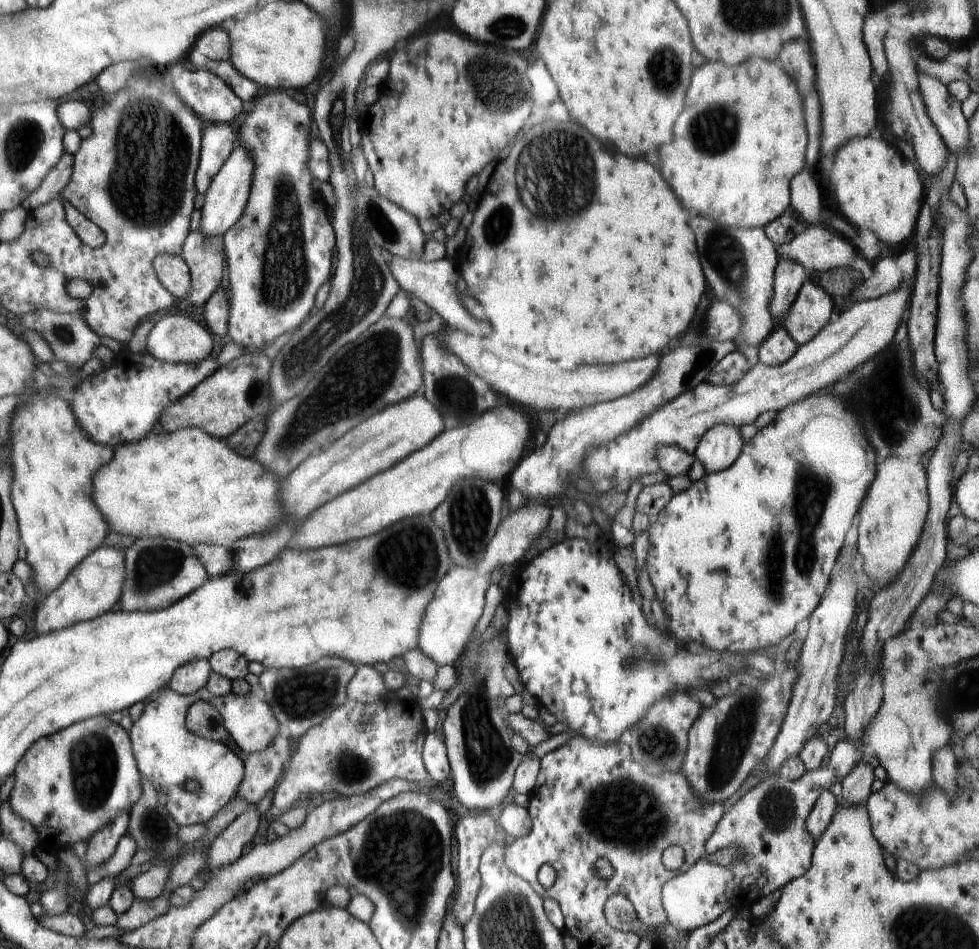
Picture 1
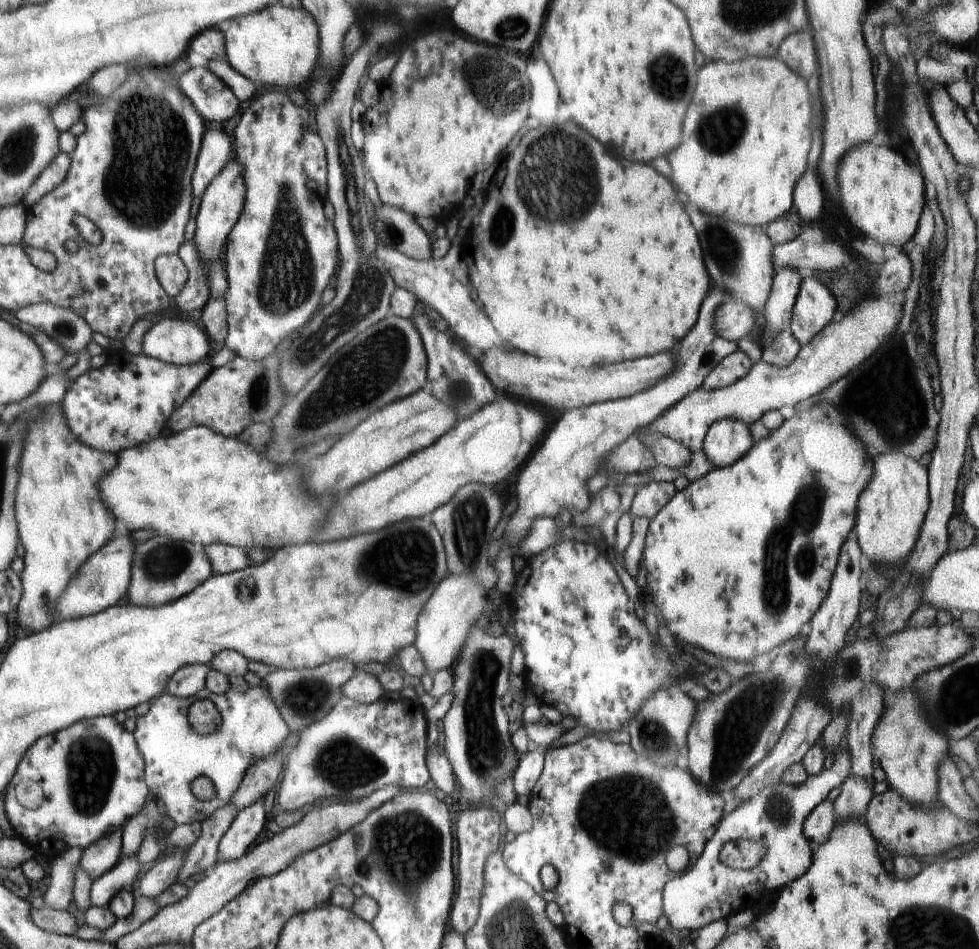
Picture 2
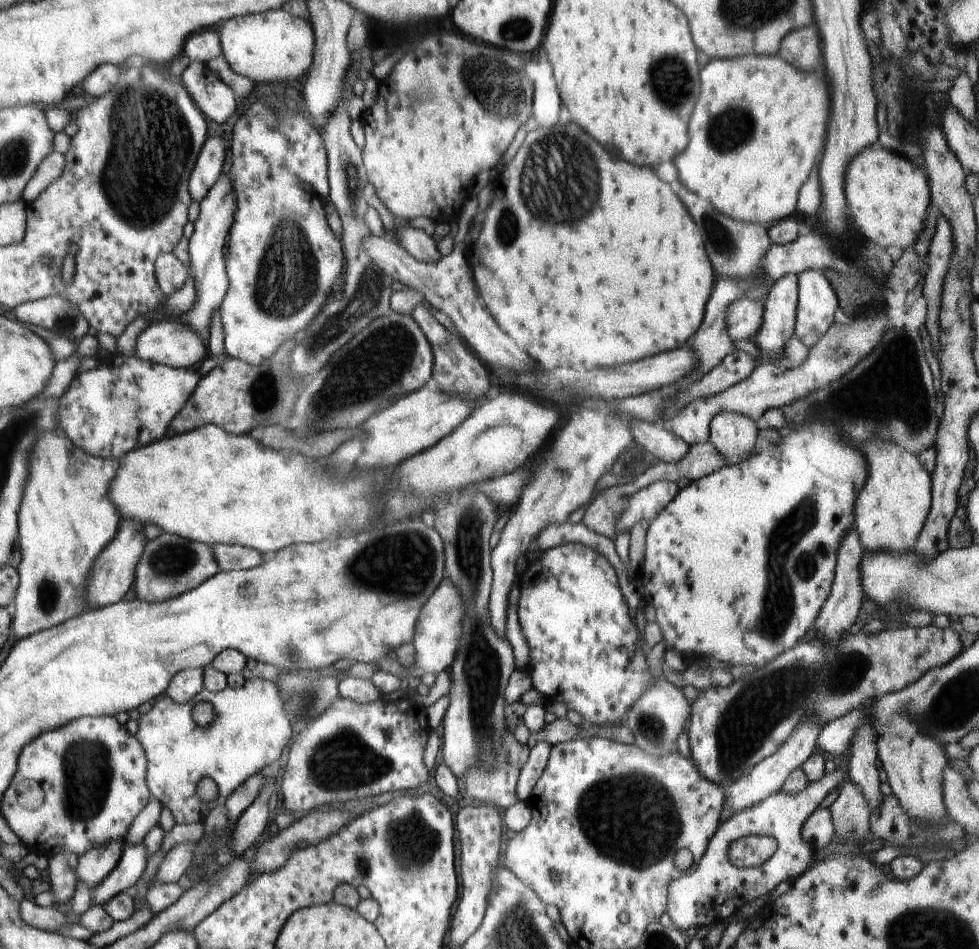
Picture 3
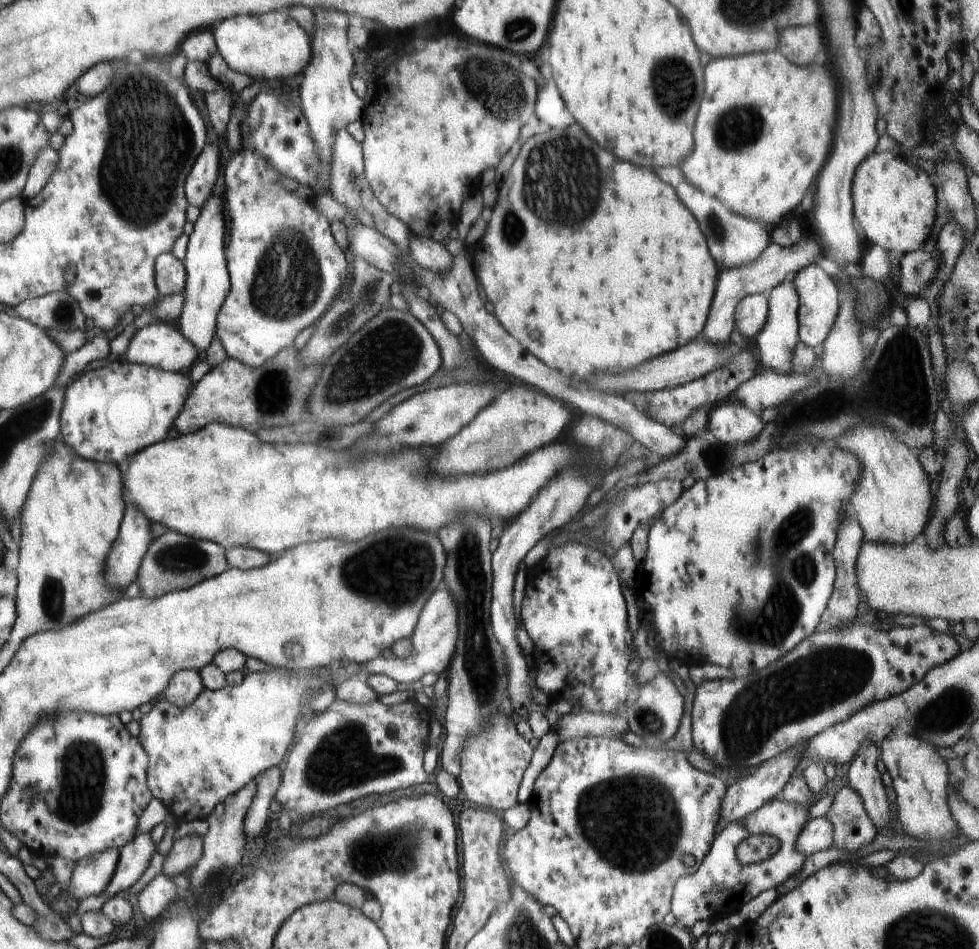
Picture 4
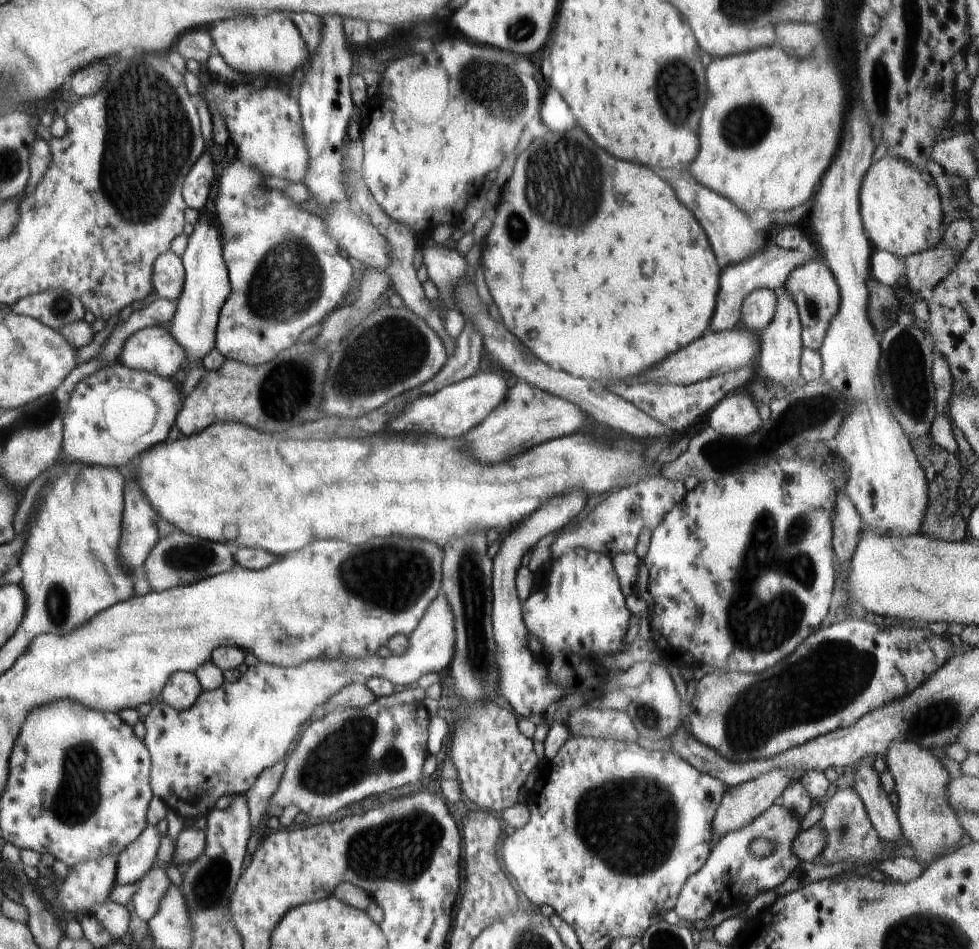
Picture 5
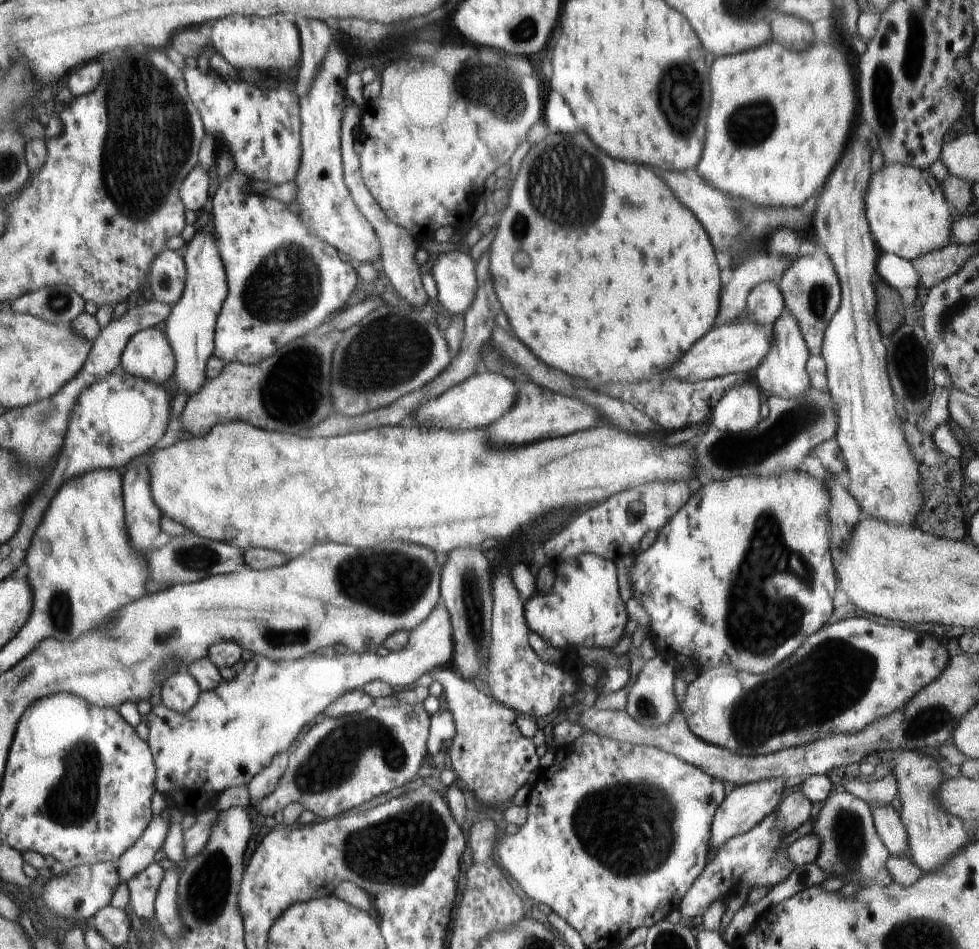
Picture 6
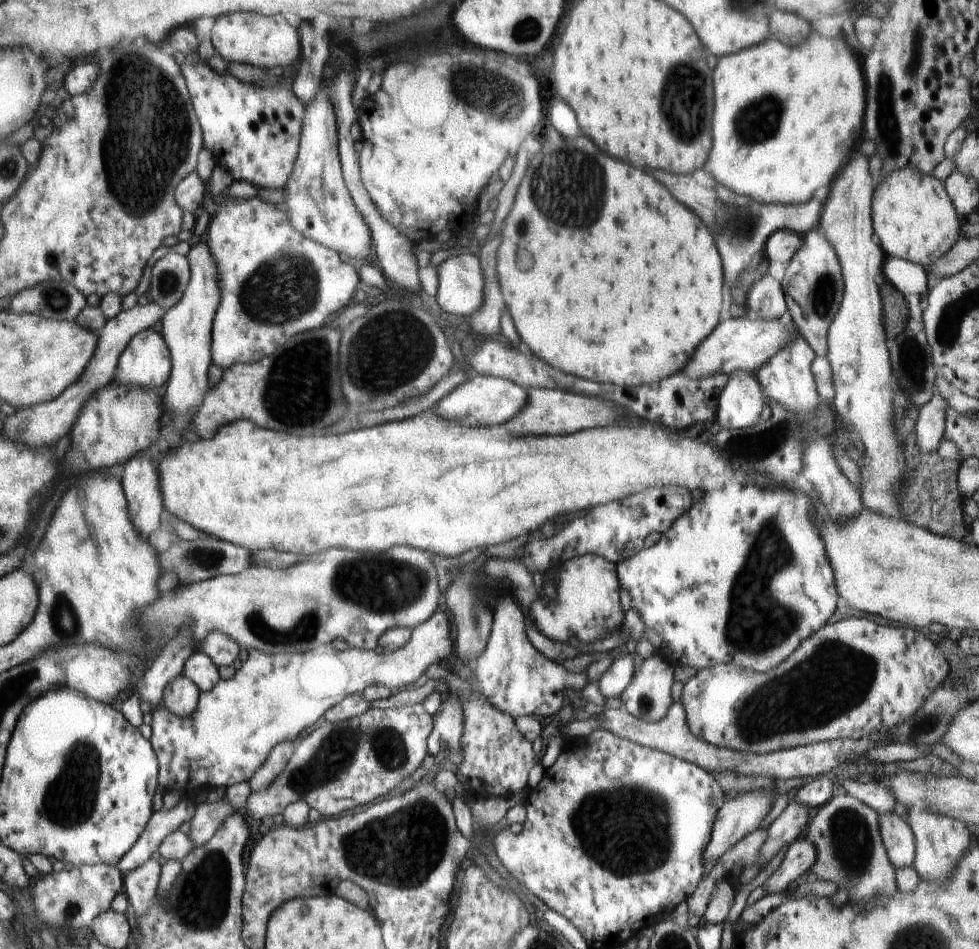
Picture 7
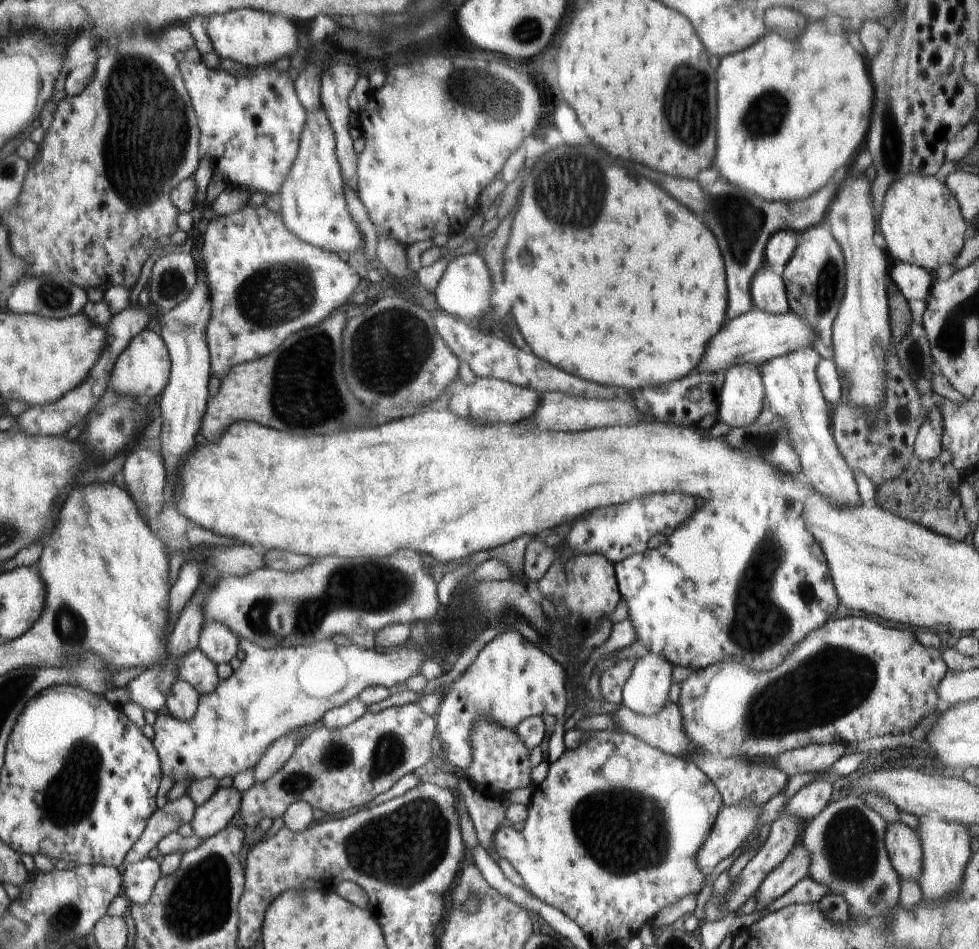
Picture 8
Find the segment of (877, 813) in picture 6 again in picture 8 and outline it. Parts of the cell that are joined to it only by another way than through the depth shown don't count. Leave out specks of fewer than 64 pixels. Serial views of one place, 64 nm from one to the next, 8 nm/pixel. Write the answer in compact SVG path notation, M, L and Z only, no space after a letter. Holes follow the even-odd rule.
M886 822L885 834L888 858L904 880L918 880L922 874L922 846L920 838L910 826L898 822Z

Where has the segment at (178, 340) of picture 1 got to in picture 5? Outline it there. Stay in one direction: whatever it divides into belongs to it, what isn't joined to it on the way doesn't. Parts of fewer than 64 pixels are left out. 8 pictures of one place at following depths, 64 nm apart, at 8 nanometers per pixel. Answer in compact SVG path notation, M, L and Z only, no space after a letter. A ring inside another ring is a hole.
M152 326L140 329L126 338L119 362L128 368L173 378L186 369L186 352L169 330Z

